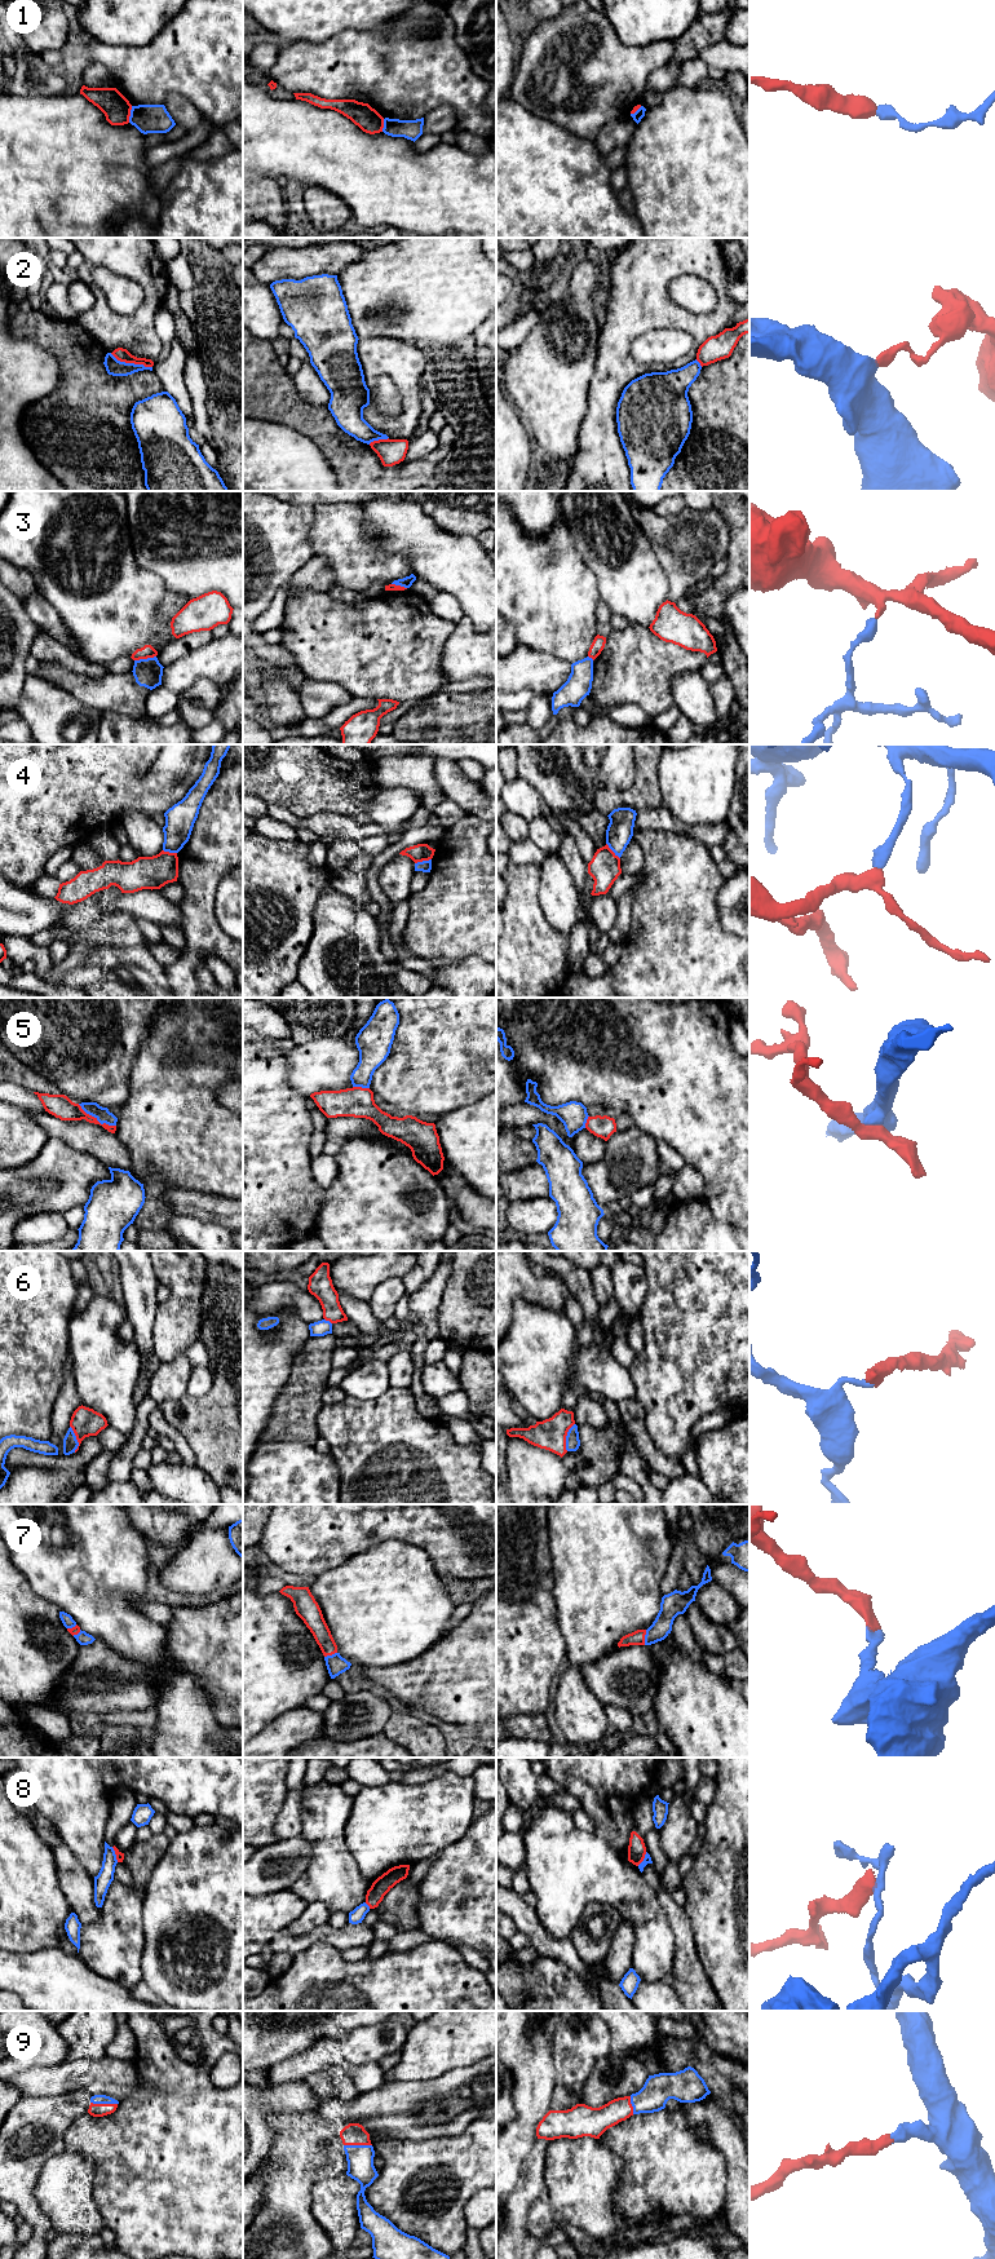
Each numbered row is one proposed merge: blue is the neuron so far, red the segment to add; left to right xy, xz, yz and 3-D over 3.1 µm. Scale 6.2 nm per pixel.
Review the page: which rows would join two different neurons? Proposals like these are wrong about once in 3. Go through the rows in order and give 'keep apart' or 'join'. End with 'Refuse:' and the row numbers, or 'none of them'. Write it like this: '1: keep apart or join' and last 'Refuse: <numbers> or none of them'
1: keep apart
2: keep apart
3: keep apart
4: keep apart
5: keep apart
6: keep apart
7: join
8: keep apart
9: join
Refuse: 1, 2, 3, 4, 5, 6, 8

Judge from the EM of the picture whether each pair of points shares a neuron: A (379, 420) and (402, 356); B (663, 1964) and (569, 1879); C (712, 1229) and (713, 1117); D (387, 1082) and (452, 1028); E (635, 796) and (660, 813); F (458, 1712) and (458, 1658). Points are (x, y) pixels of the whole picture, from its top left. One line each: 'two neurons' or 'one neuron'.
A: one neuron
B: one neuron
C: two neurons
D: one neuron
E: two neurons
F: one neuron

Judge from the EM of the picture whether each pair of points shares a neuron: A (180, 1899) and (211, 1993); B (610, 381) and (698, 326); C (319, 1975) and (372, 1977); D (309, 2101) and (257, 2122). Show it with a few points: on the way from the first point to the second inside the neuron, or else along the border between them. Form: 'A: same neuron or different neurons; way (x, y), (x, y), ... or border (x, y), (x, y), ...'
A: same neuron; way (159, 1930), (153, 1948), (158, 1970), (180, 1992)
B: same neuron; way (614, 352), (614, 348), (642, 319), (668, 319)
C: same neuron; way (332, 1976), (359, 1977)
D: same neuron; way (295, 2101), (274, 2101), (268, 2108)

